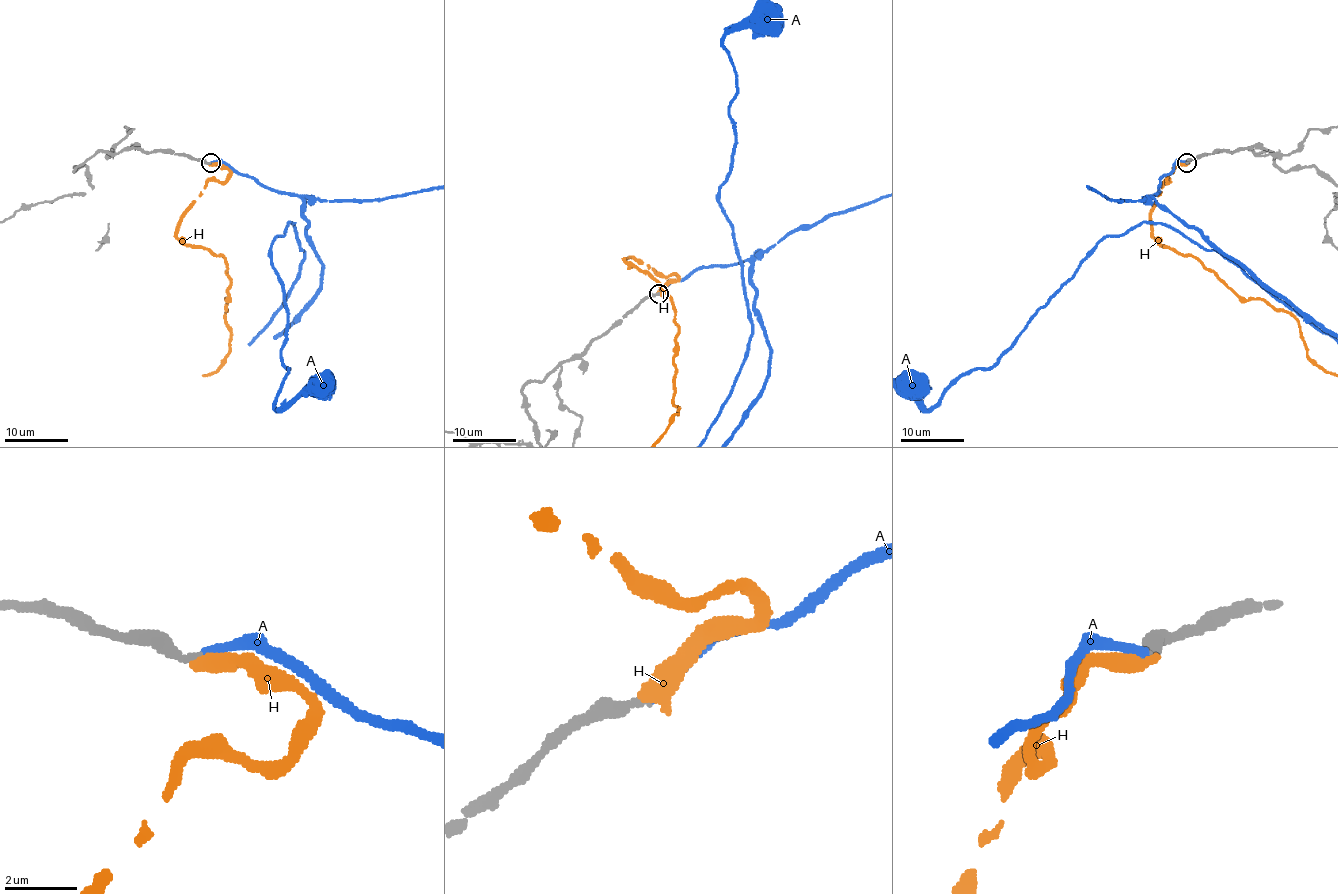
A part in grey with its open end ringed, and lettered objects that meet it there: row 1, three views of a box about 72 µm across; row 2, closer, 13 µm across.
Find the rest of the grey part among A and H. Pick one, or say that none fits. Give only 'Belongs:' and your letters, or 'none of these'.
Belongs: A

